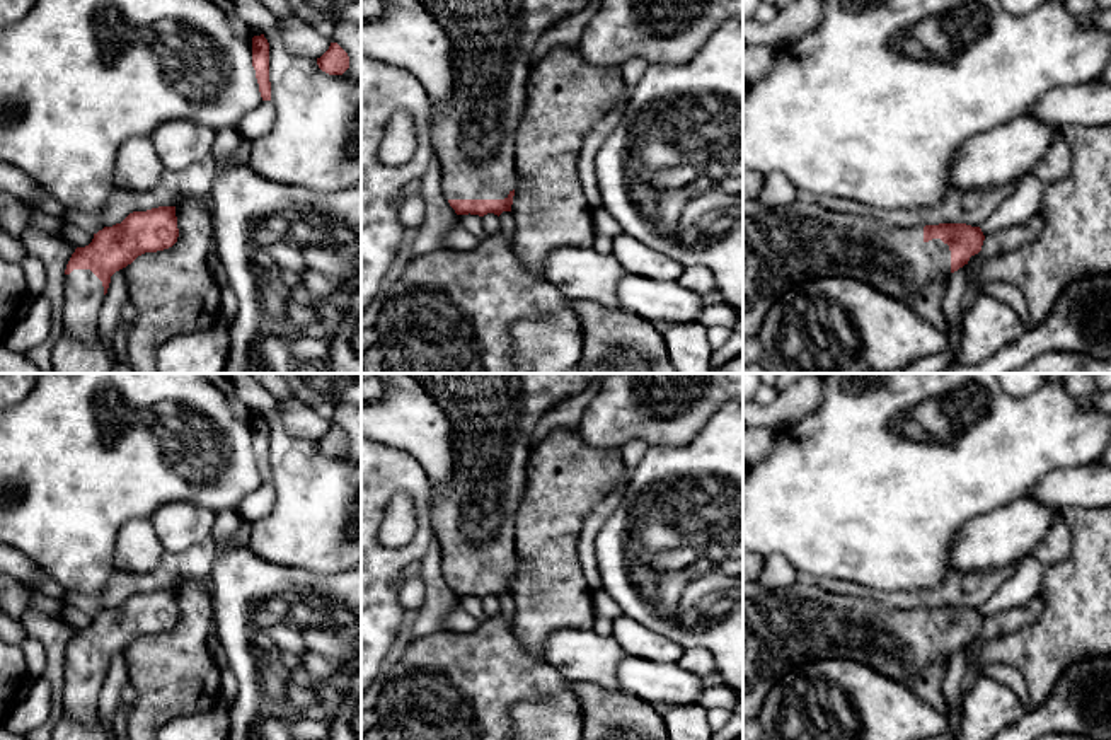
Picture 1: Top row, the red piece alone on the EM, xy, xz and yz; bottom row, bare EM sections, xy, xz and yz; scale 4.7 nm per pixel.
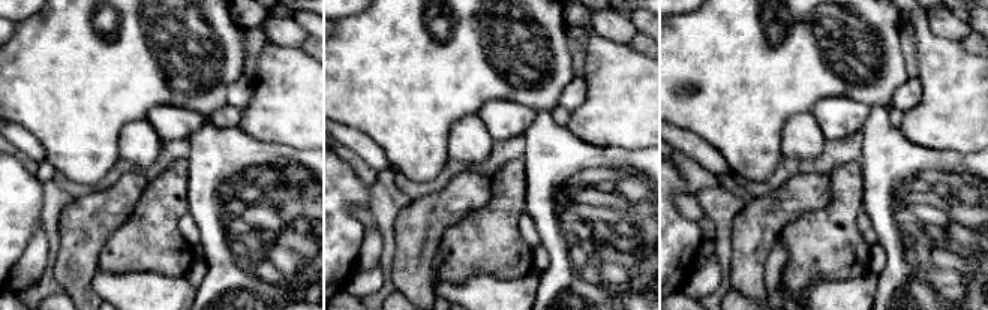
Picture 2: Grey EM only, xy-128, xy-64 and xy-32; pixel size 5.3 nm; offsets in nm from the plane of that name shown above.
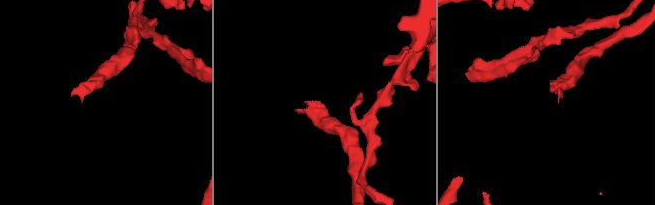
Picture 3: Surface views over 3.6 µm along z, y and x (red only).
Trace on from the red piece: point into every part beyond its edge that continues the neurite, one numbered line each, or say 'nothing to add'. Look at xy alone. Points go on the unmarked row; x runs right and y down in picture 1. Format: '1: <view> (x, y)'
1: xy (84, 676)

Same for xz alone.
1: xz (493, 415)

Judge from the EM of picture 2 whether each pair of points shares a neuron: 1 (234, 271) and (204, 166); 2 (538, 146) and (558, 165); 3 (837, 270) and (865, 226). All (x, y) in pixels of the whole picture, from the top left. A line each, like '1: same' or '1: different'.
1: same
2: same
3: different

